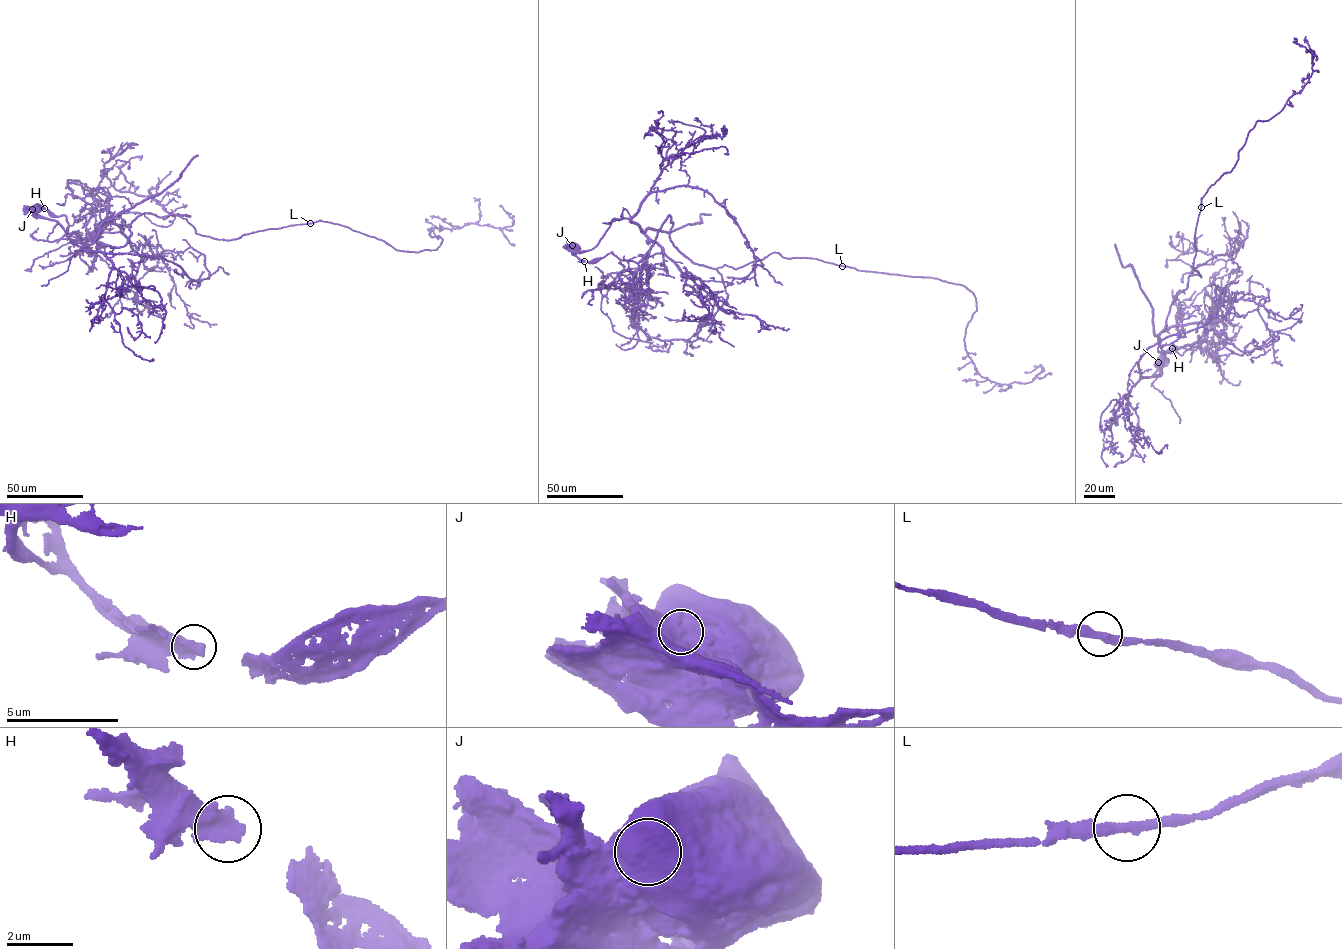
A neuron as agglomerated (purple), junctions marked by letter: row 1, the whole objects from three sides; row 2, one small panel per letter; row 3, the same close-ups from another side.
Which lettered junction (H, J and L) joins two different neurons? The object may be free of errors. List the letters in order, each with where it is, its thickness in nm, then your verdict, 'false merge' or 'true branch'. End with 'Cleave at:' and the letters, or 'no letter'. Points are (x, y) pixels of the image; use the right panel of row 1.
H: place (1172, 348); calibre 700 nm; true branch
J: place (1158, 362); calibre 1350 nm; false merge
L: place (1201, 207); calibre 320 nm; true branch
Cleave at: J

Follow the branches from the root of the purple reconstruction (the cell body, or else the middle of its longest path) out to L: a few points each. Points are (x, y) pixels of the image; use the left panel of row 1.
L: (35, 210), (113, 247), (145, 213), (227, 240), (310, 223)

